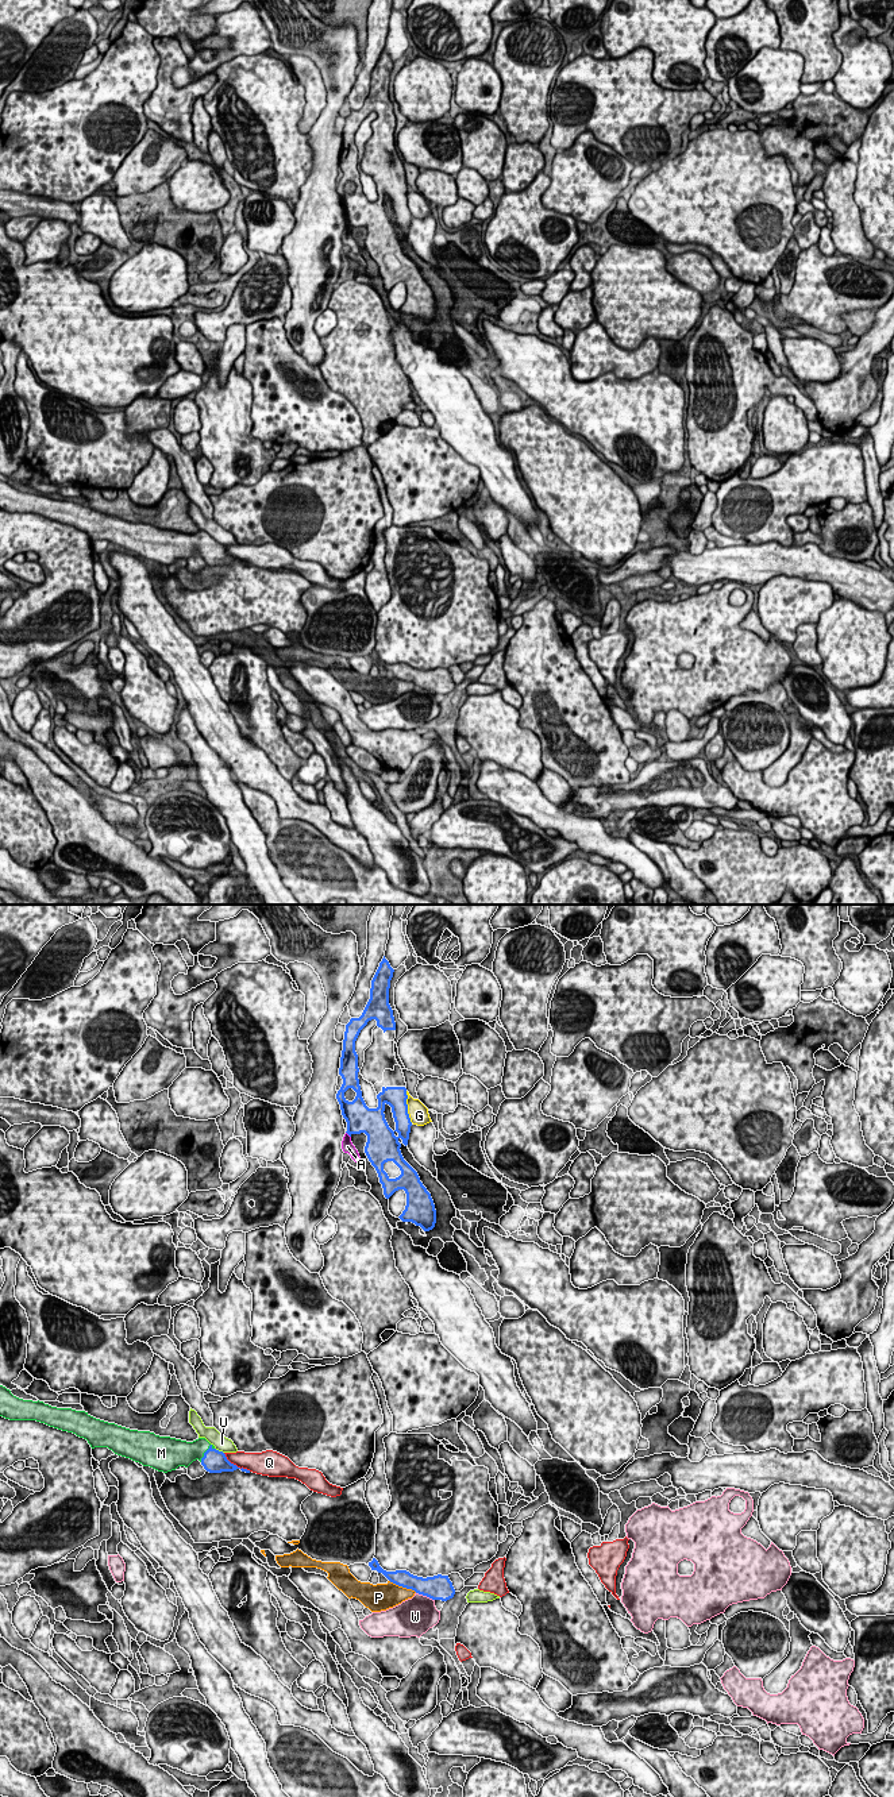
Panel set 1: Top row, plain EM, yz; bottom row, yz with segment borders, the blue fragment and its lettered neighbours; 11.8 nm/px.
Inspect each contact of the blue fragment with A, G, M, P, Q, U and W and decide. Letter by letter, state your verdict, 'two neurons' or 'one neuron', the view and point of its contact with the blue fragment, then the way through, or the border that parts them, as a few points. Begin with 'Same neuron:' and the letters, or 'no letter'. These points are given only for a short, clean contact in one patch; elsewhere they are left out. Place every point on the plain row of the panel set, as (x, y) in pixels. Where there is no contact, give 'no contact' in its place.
Same neuron: M
A: two neurons; contact yz (347, 226); border yz (346, 224), (350, 230)
G: two neurons; contact yz (407, 200)
M: one neuron; contact yz (204, 546); way yz (214, 554), (204, 546), (184, 546)
P: two neurons; contact yz (403, 679)
Q: two neurons; contact yz (235, 558)
U: two neurons; contact yz (218, 543)
W: two neurons; contact yz (426, 687)

